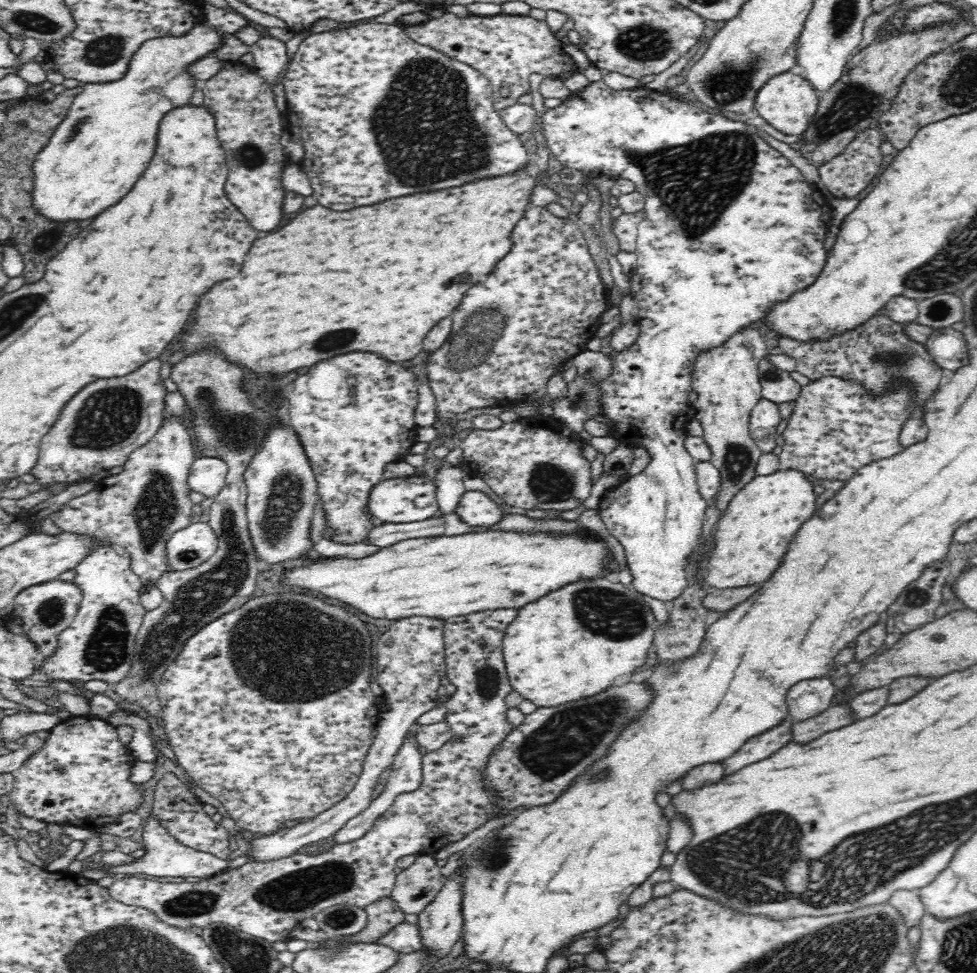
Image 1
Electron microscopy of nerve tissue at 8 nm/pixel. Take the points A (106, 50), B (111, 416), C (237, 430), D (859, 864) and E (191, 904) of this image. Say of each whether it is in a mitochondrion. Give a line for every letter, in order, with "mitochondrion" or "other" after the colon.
A: mitochondrion
B: mitochondrion
C: mitochondrion
D: mitochondrion
E: mitochondrion

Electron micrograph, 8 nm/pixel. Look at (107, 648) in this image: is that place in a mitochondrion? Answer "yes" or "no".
yes

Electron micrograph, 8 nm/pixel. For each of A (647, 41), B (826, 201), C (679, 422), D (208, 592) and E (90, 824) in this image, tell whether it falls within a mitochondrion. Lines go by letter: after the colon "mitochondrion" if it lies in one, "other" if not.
A: mitochondrion
B: other
C: other
D: mitochondrion
E: other

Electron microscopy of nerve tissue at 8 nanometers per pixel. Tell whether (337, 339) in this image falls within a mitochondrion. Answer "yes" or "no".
yes

